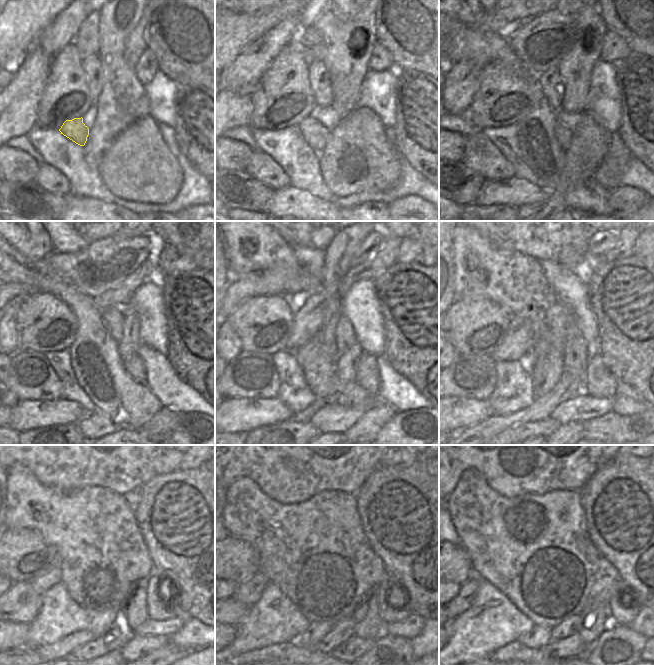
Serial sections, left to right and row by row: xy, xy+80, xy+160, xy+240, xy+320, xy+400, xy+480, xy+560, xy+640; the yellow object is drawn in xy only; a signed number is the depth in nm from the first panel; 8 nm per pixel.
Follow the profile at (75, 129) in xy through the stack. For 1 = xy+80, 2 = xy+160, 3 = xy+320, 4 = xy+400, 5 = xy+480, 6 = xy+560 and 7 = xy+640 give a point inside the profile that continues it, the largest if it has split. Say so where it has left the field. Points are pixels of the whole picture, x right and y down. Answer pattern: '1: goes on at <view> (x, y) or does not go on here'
1: goes on at xy+80 (315, 134)
2: goes on at xy+160 (563, 135)
3: goes on at xy+320 (367, 377)
4: goes on at xy+400 (599, 382)
5: goes on at xy+480 (158, 607)
6: goes on at xy+560 (390, 611)
7: goes on at xy+640 (618, 609)

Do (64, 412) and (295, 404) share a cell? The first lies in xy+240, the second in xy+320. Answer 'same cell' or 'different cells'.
different cells

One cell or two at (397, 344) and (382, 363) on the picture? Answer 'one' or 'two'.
two

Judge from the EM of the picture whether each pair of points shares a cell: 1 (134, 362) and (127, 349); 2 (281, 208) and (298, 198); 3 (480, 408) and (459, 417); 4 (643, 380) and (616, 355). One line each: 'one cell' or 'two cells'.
1: two cells
2: one cell
3: one cell
4: one cell

